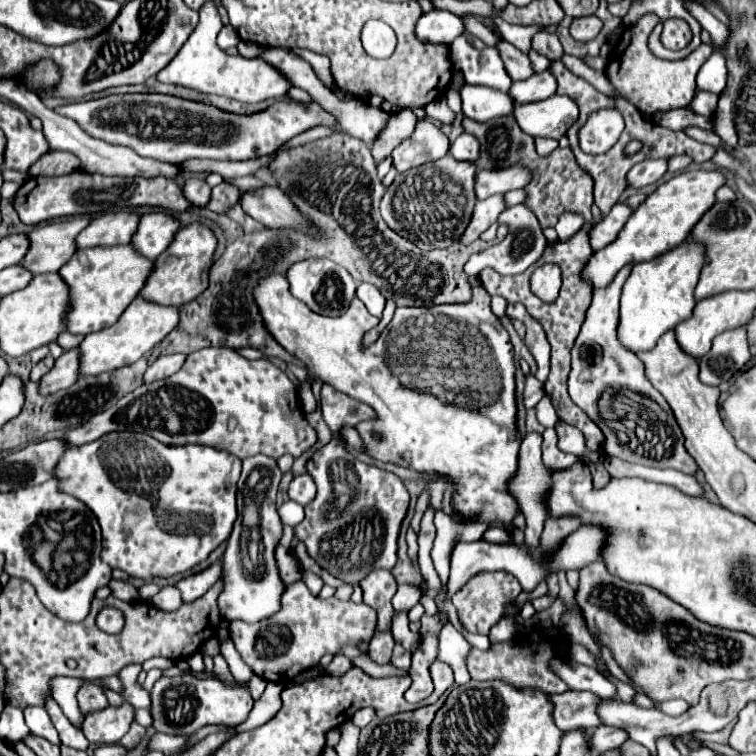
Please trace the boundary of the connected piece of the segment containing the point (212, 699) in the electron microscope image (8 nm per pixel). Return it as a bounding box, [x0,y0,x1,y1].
[150,675,254,735]

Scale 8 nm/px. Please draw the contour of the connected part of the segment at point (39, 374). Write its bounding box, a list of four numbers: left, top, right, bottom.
[30,355,54,383]

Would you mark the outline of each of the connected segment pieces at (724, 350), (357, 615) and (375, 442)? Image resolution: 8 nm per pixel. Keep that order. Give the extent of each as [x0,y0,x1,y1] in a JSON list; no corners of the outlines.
[[700,327,750,385],[228,581,376,681],[254,275,520,523]]

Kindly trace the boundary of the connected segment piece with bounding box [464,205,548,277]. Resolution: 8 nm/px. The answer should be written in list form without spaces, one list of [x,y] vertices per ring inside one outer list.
[[[514,205],[514,207],[508,207],[500,217],[498,217],[498,223],[506,223],[508,225],[508,235],[502,243],[494,245],[494,247],[488,247],[476,255],[472,255],[468,259],[468,263],[464,265],[466,269],[466,275],[468,277],[476,277],[480,269],[484,267],[492,267],[494,271],[498,271],[500,275],[516,275],[516,273],[522,273],[526,271],[534,261],[540,259],[544,247],[546,247],[546,237],[542,235],[542,229],[540,229],[540,223],[536,219],[536,215],[526,207],[526,205]]]

